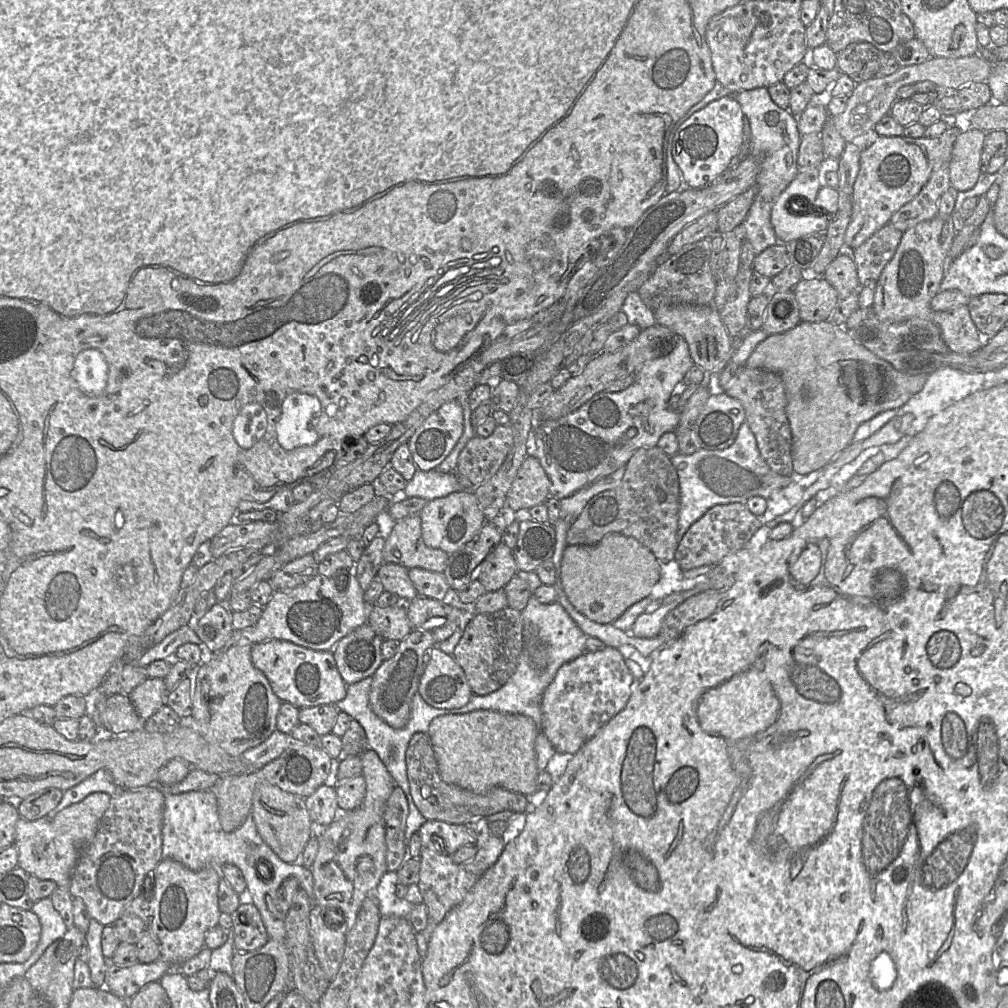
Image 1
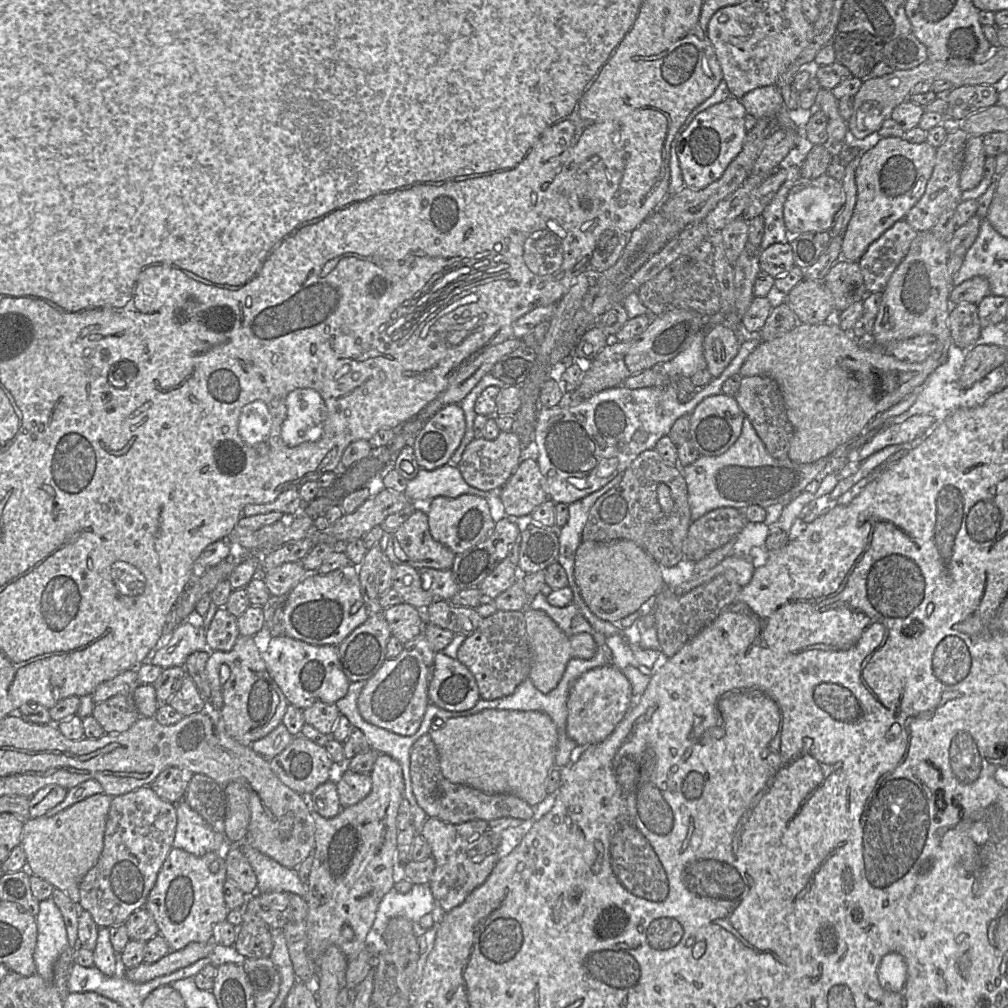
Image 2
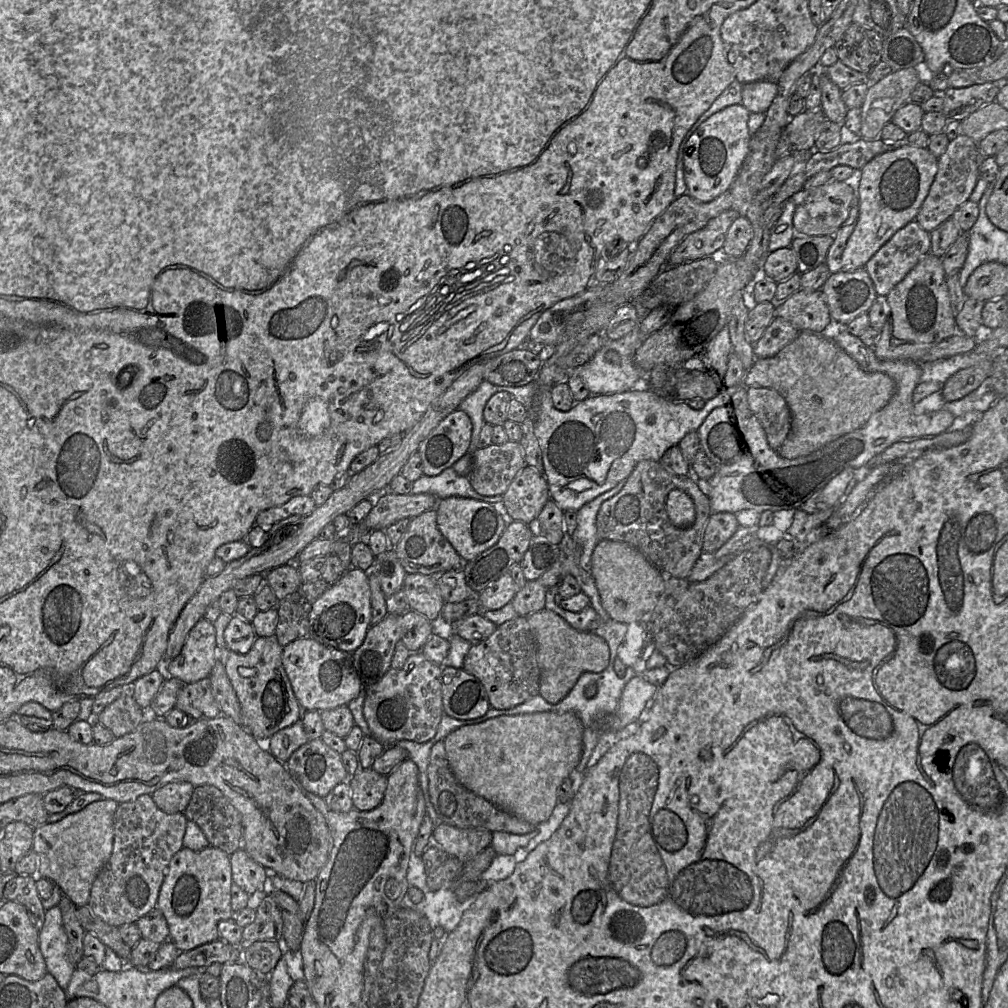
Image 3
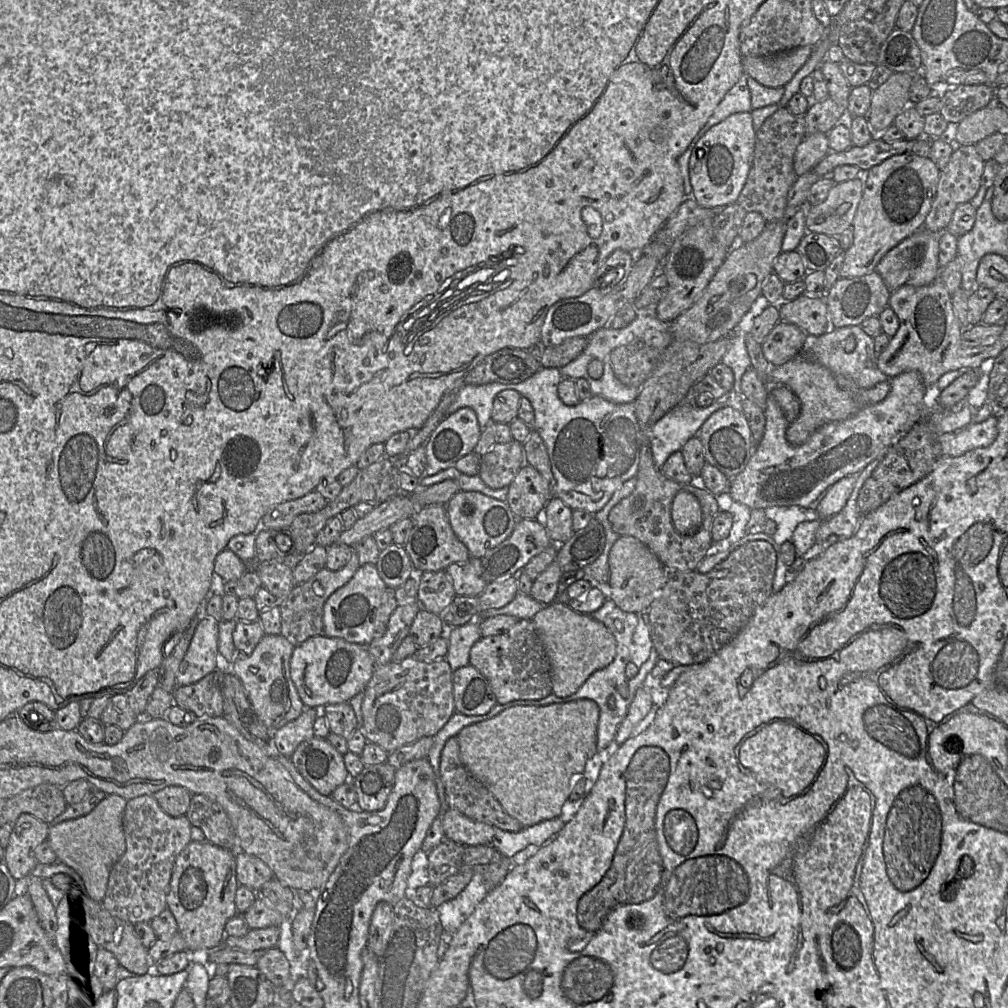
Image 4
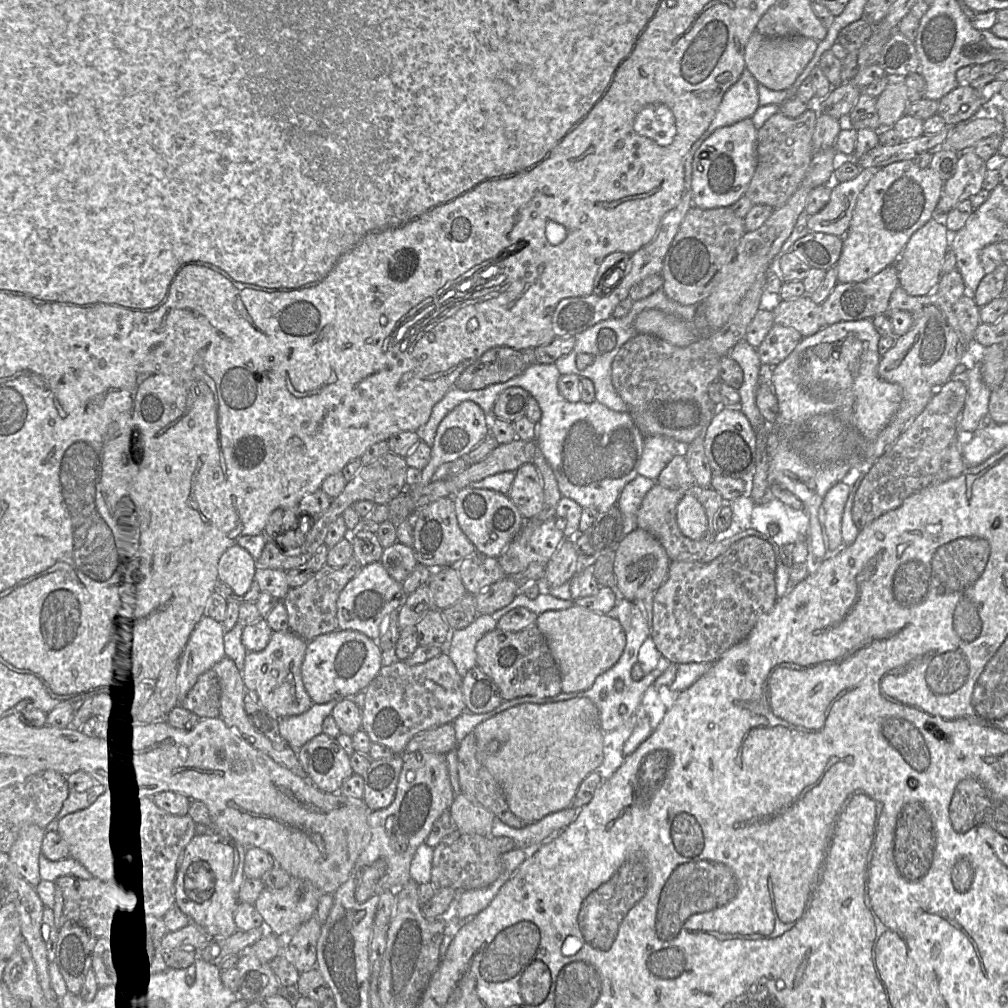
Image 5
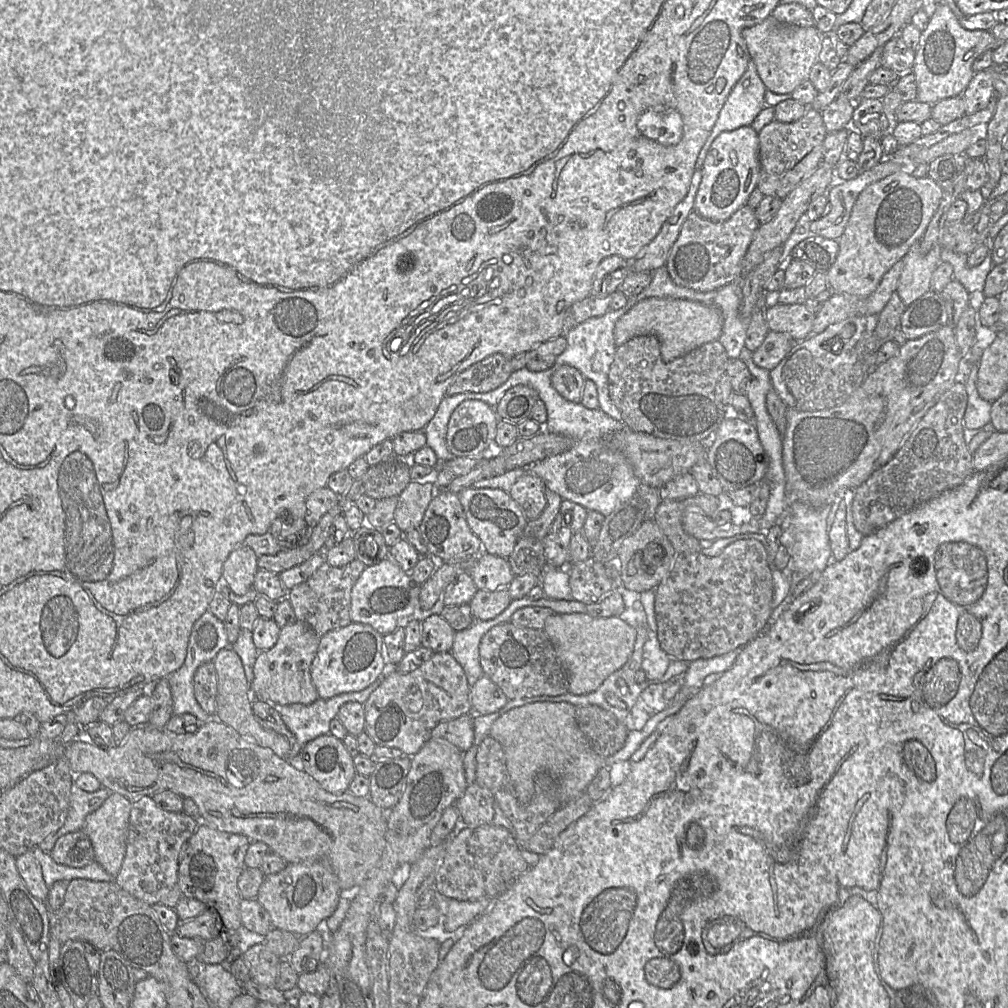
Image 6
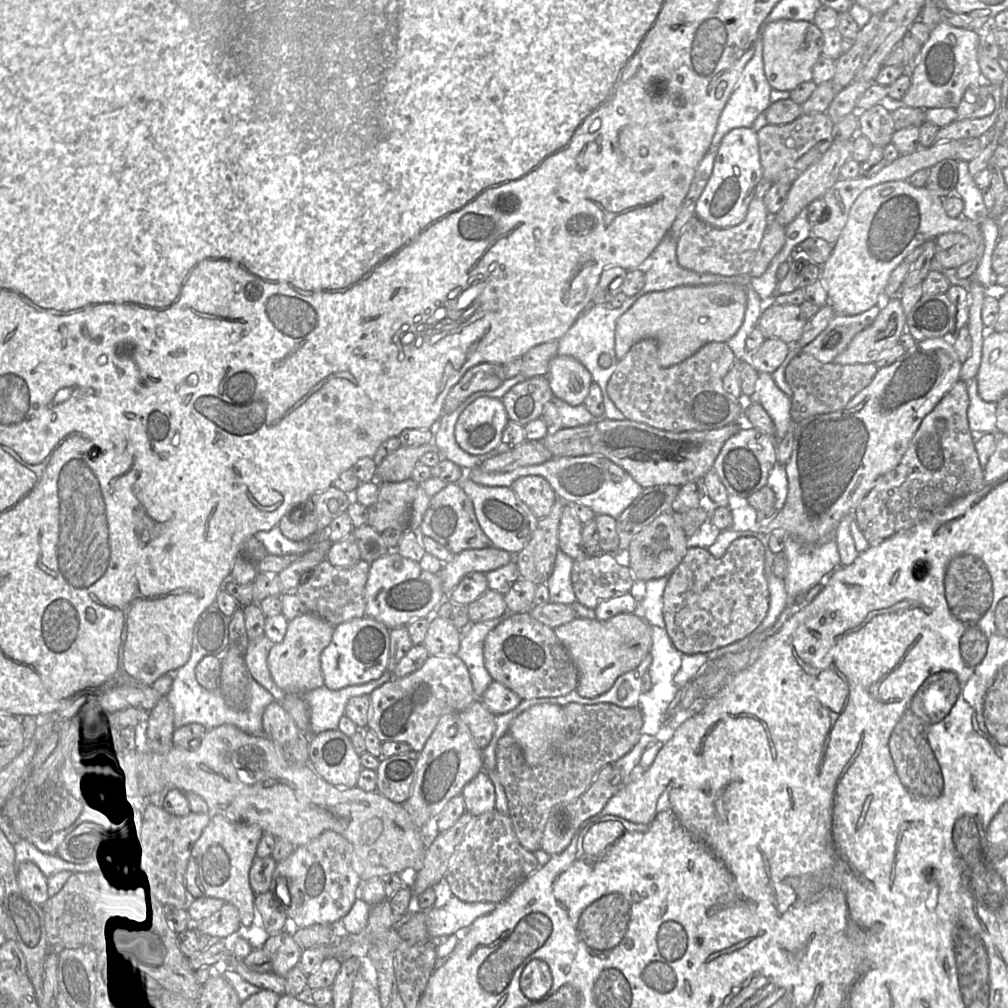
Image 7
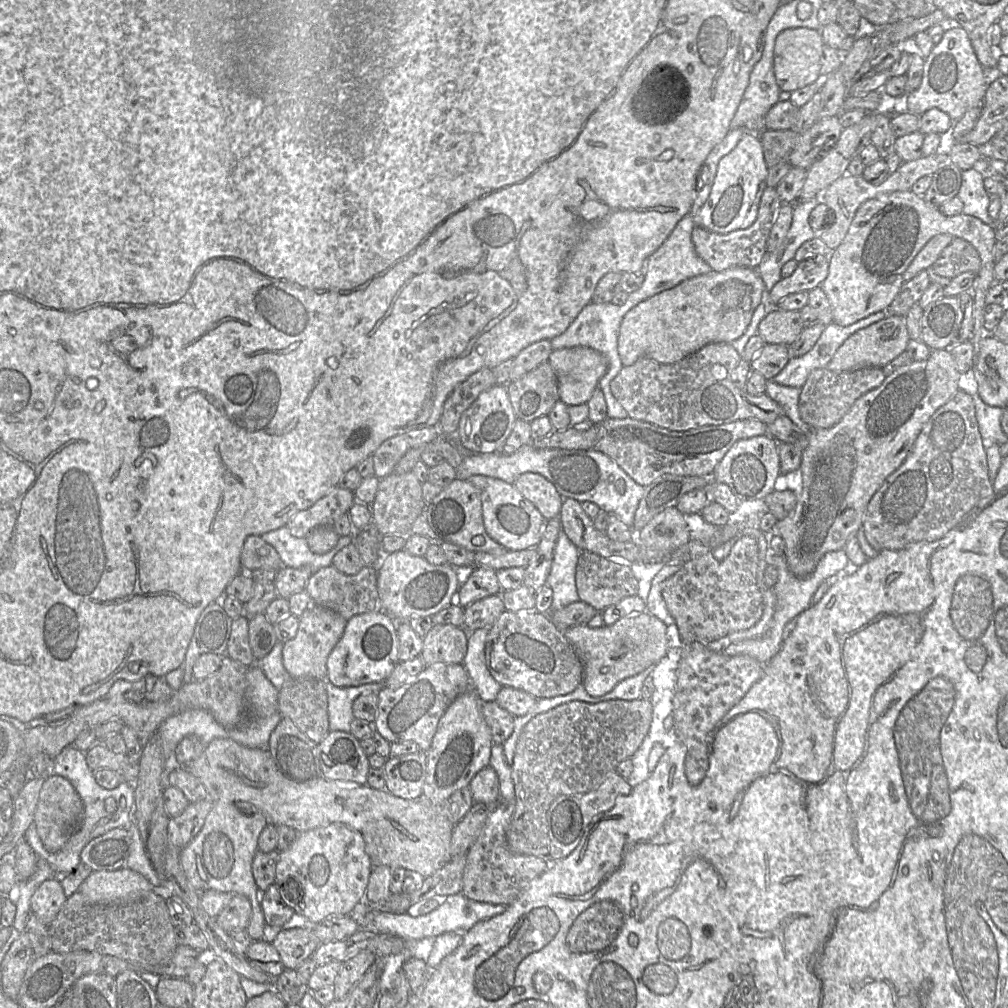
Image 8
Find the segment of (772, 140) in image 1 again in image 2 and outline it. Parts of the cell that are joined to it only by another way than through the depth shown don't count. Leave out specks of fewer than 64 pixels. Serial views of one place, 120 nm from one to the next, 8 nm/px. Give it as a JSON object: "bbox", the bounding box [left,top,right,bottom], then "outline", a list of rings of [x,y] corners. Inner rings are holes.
{"bbox":[740,85,797,250],"outline":[[[776,85],[756,88],[745,94],[740,102],[746,112],[757,120],[763,117],[776,117],[782,109],[788,112],[784,108],[780,89]],[[787,179],[762,212],[764,235],[760,244],[761,250],[767,249],[775,243],[789,242],[790,235],[785,226],[783,207],[788,194],[797,182]]]}

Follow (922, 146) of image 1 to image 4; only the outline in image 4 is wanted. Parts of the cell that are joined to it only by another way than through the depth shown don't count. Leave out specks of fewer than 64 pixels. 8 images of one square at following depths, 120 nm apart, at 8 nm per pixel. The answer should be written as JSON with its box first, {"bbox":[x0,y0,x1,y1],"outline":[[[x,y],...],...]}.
{"bbox":[840,152,940,278],"outline":[[[909,152],[891,156],[867,172],[861,200],[852,223],[853,243],[845,251],[841,267],[840,277],[843,278],[860,277],[874,272],[879,261],[889,250],[924,226],[937,192],[940,170],[930,157],[920,157]]]}

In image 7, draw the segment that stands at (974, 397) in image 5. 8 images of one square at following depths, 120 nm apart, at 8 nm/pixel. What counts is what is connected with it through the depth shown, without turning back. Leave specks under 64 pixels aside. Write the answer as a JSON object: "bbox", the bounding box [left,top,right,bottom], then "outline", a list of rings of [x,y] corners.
{"bbox":[965,378,998,437],"outline":[[[976,378],[965,382],[969,394],[967,418],[973,437],[986,433],[998,434],[996,425],[997,403],[986,402],[980,397]]]}

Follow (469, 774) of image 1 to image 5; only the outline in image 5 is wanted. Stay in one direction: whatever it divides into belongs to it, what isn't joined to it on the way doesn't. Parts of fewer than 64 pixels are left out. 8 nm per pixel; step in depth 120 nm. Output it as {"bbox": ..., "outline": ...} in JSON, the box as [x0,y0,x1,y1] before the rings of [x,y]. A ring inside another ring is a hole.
{"bbox":[472,697,603,824],"outline":[[[586,697],[511,707],[478,724],[472,731],[476,738],[477,758],[500,784],[510,810],[526,824],[532,824],[554,812],[571,807],[581,782],[601,766],[603,731],[597,706]],[[490,741],[499,742],[495,753],[487,751]]]}

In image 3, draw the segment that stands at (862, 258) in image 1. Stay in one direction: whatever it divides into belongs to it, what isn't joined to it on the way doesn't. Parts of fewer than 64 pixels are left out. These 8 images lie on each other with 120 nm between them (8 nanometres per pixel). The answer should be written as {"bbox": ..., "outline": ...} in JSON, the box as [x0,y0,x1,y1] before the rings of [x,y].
{"bbox":[864,220,930,296],"outline":[[[915,220],[899,229],[864,266],[877,295],[886,296],[930,250],[930,233],[922,229]]]}

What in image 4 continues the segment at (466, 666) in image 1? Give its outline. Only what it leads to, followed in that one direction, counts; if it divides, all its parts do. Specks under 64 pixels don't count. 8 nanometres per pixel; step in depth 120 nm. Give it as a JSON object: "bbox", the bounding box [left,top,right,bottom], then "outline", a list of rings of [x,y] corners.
{"bbox":[469,619,553,704],"outline":[[[519,619],[506,632],[476,641],[470,649],[469,665],[488,680],[498,704],[540,700],[553,694],[550,663],[535,626],[529,619]]]}

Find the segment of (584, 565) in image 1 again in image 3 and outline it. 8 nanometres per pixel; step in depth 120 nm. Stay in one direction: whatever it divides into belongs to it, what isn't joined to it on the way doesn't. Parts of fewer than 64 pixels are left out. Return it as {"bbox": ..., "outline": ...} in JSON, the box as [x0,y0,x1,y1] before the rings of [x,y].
{"bbox":[591,540,666,624],"outline":[[[602,540],[591,557],[591,570],[601,604],[610,619],[630,624],[647,621],[666,585],[666,576],[639,550],[627,543]]]}

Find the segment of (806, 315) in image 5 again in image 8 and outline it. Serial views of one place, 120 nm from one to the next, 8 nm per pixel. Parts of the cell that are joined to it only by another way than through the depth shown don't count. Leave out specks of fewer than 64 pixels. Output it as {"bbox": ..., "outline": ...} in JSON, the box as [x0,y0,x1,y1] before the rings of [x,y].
{"bbox":[758,308,804,346],"outline":[[[771,308],[758,326],[758,334],[766,344],[790,346],[799,337],[804,327],[799,311]]]}

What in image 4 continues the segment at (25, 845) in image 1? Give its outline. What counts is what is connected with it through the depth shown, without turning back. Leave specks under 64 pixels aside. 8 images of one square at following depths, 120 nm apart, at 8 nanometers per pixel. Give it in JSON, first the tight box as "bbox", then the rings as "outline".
{"bbox":[47,795,127,896],"outline":[[[106,795],[88,814],[51,825],[48,830],[47,842],[57,857],[57,863],[68,870],[77,879],[84,890],[103,896],[110,871],[126,850],[123,832],[123,815],[127,801],[118,795]]]}

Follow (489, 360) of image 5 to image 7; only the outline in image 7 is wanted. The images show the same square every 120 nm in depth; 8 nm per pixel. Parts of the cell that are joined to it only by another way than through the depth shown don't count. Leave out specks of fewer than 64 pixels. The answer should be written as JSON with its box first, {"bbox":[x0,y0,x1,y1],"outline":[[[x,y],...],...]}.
{"bbox":[443,363,505,415],"outline":[[[482,363],[470,368],[448,393],[443,405],[443,415],[455,411],[472,394],[495,390],[505,380],[502,365]]]}

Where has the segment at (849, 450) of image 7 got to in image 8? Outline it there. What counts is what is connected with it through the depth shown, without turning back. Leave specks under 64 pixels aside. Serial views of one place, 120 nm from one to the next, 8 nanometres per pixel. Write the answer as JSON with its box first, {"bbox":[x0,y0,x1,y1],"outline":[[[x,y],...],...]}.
{"bbox":[772,349,961,578],"outline":[[[949,349],[932,350],[927,360],[902,366],[883,383],[859,397],[844,417],[831,428],[816,428],[808,434],[808,445],[802,450],[801,493],[795,508],[772,528],[785,542],[784,555],[788,569],[798,578],[811,575],[820,559],[830,551],[843,550],[862,527],[867,506],[885,479],[906,459],[916,438],[931,418],[959,390],[961,373]]]}

